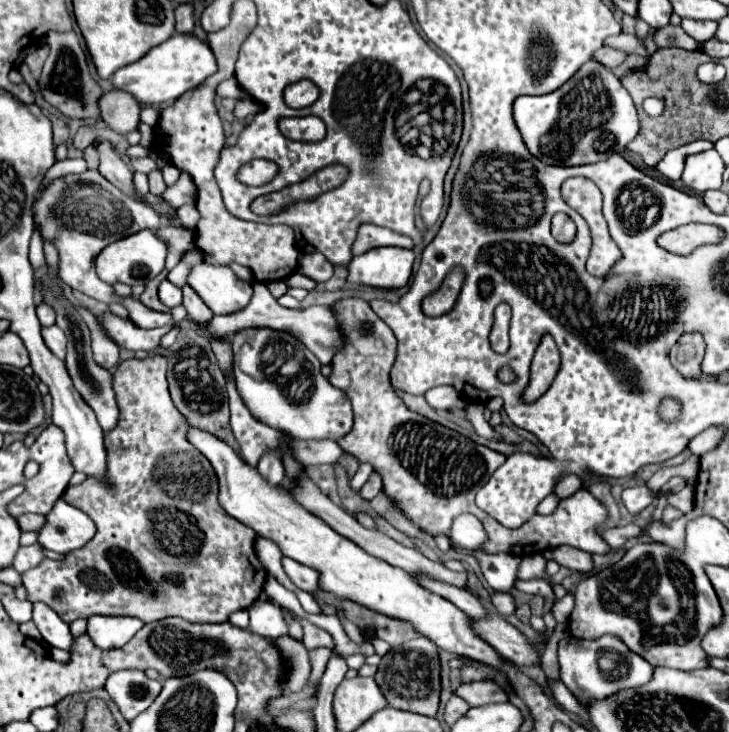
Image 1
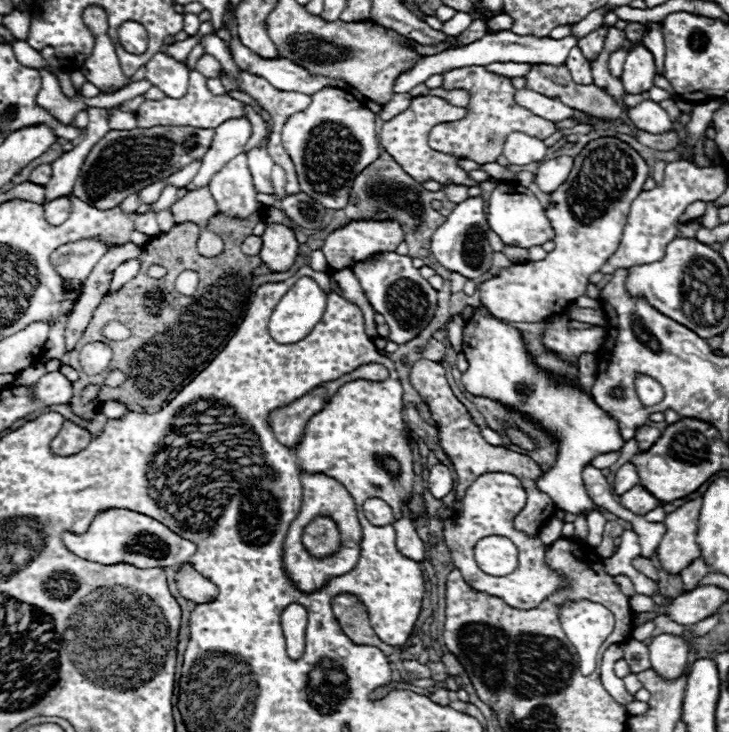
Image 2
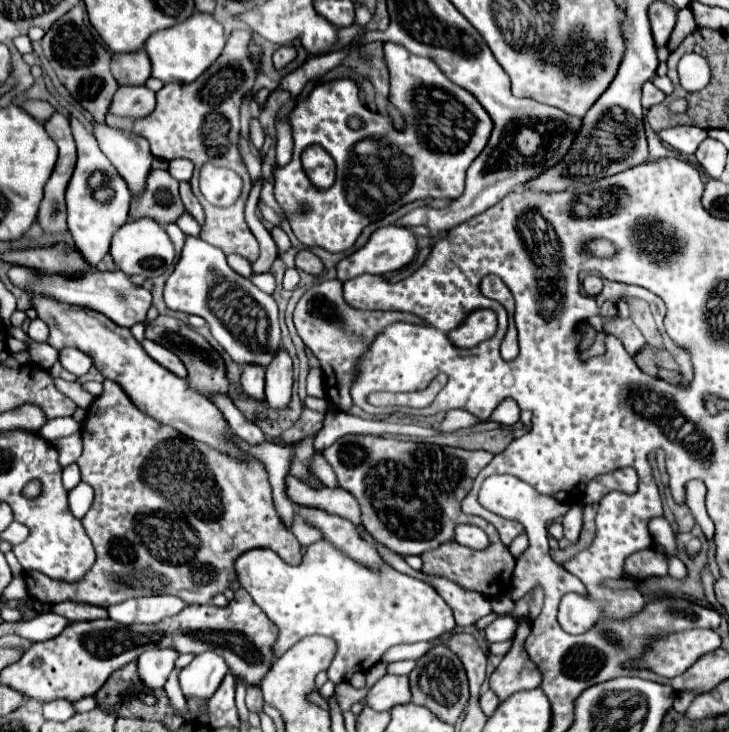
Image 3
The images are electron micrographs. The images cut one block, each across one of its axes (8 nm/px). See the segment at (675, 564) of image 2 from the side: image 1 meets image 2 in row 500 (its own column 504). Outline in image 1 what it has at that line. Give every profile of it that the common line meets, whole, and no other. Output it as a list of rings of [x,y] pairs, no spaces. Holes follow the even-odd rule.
[[[480,680],[462,684],[456,694],[464,698],[470,706],[482,706],[490,702],[508,702],[508,692],[494,680]]]

